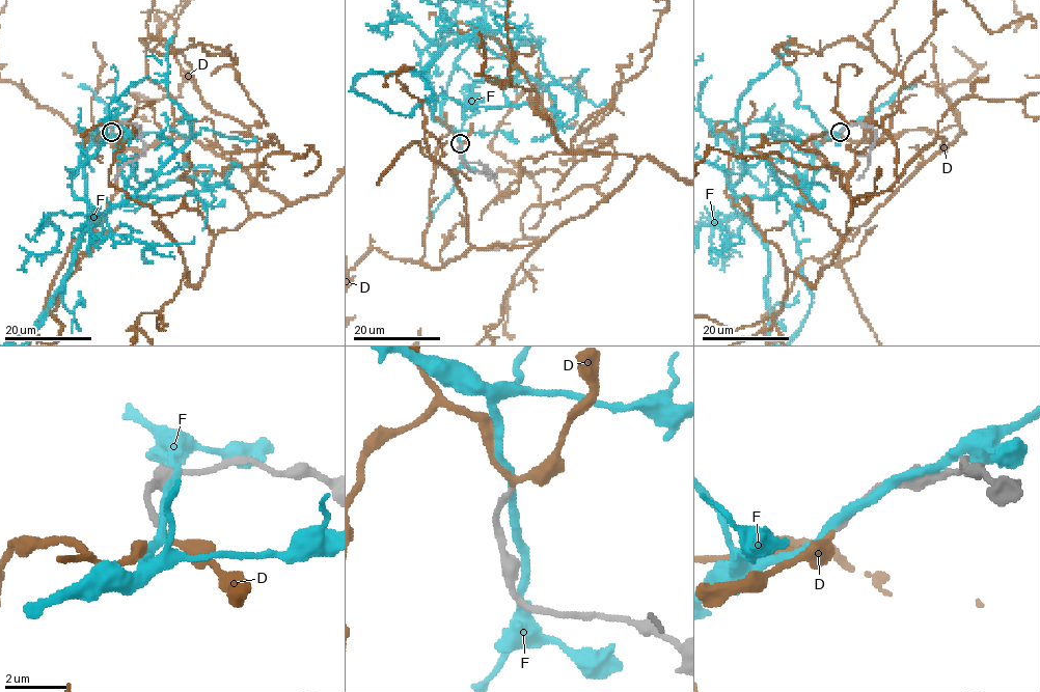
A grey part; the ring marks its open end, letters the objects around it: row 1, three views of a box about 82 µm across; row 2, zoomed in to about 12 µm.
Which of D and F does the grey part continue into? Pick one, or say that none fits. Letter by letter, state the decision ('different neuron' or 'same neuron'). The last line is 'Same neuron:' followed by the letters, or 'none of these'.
D: same neuron
F: different neuron
Same neuron: D

